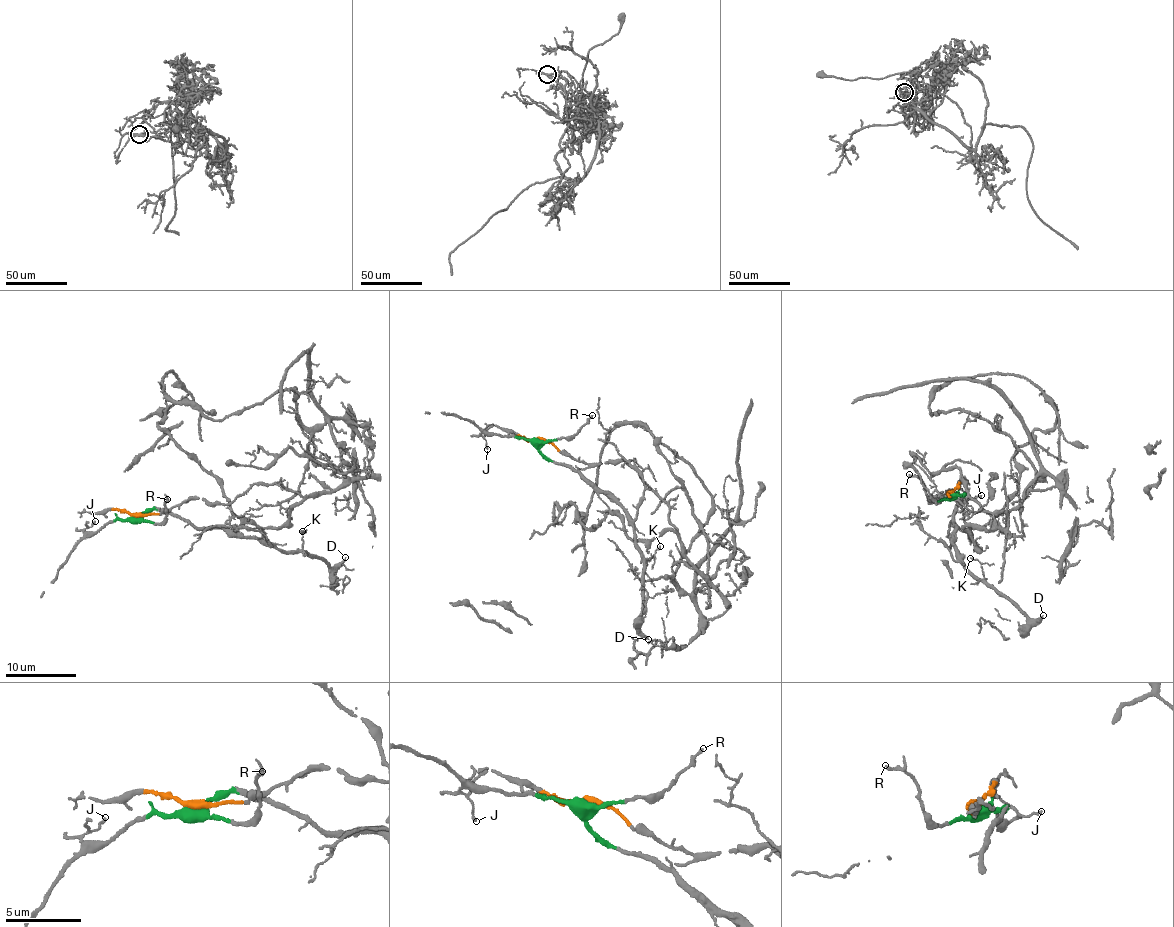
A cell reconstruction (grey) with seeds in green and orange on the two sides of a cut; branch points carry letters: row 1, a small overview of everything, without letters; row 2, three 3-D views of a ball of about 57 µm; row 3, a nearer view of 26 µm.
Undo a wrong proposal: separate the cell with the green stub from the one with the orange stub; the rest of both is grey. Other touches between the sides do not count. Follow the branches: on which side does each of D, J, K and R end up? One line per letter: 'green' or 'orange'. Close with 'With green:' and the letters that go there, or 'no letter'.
D: green
J: green
K: green
R: green
With green: D, J, K, R

